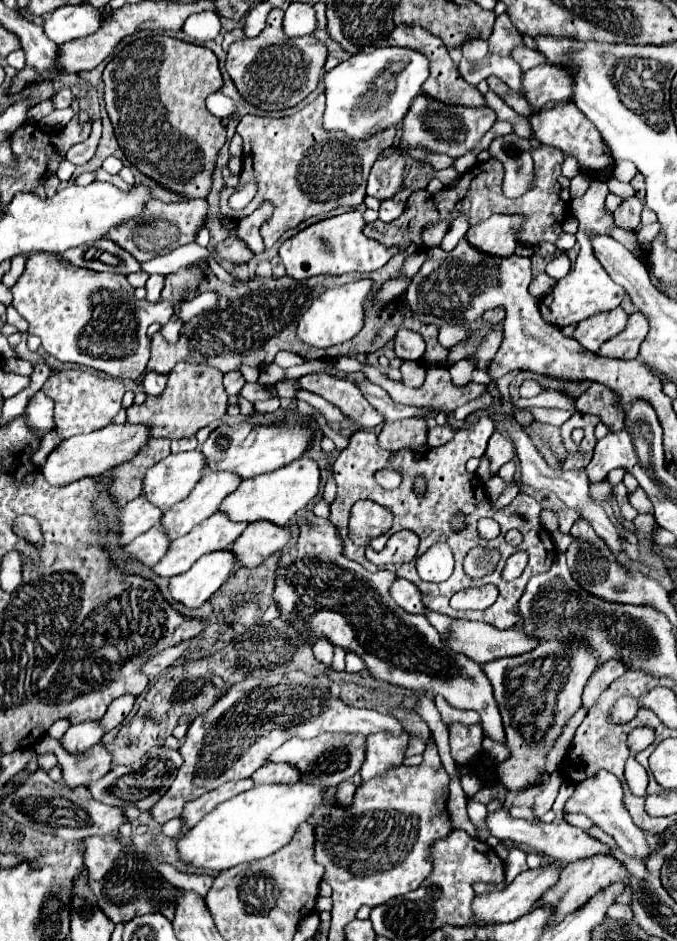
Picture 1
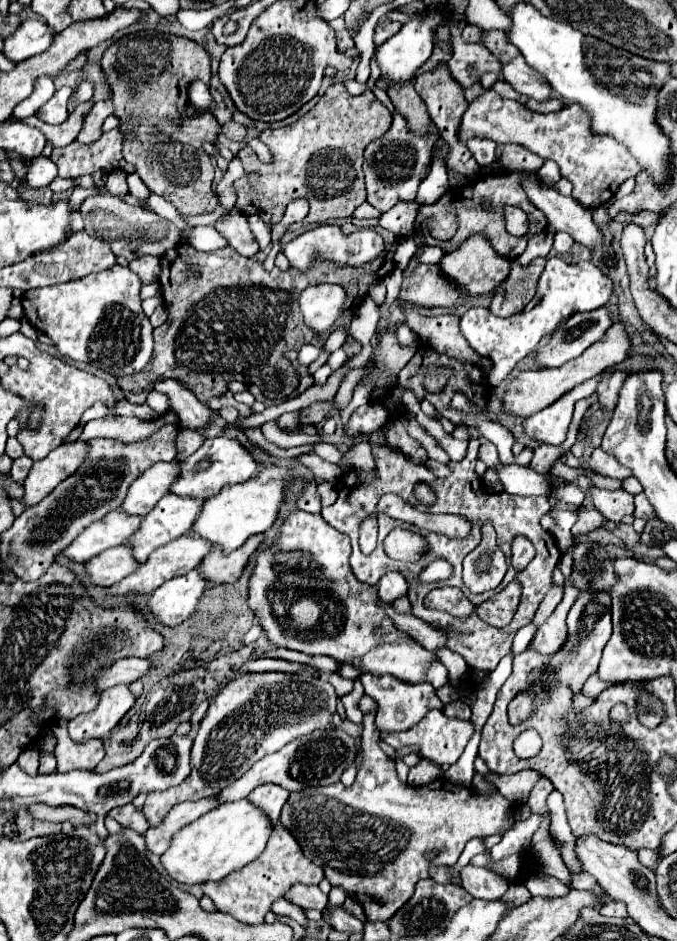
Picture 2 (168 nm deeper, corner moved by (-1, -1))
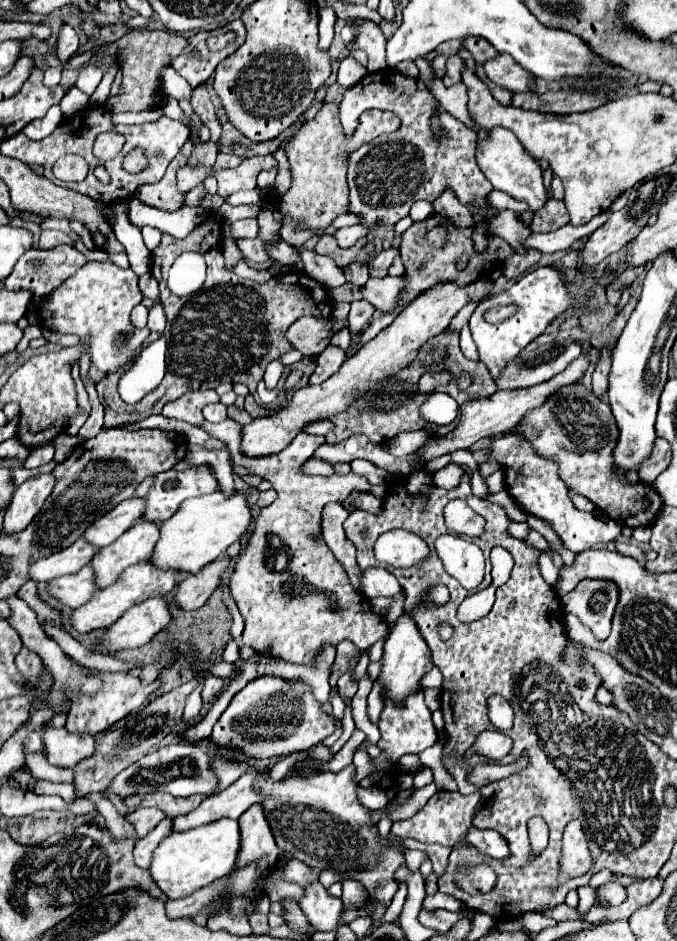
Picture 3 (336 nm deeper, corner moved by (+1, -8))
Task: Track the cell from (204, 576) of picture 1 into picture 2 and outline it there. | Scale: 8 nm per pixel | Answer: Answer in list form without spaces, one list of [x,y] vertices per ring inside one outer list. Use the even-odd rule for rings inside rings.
[[[192,569],[190,573],[174,577],[160,585],[154,591],[148,607],[158,617],[158,621],[162,621],[168,627],[174,627],[186,621],[196,611],[208,587],[210,581],[206,581],[206,577],[202,577],[198,569]]]

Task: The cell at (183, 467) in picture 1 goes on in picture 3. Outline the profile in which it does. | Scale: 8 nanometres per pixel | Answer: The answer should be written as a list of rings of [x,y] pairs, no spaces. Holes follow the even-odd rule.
[[[142,498],[124,500],[110,512],[106,512],[100,520],[94,520],[90,524],[90,528],[86,528],[82,538],[88,540],[90,544],[94,544],[96,548],[108,546],[118,536],[122,536],[122,532],[126,532],[134,522],[138,522],[142,518],[144,508],[146,508],[146,502]]]

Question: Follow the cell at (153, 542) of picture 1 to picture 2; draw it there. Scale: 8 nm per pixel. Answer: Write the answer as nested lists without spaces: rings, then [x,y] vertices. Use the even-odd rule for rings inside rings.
[[[120,545],[110,551],[104,551],[86,563],[86,571],[90,573],[92,581],[104,587],[118,583],[120,579],[124,579],[126,575],[134,573],[134,569],[140,567],[142,563],[134,559],[130,545]]]

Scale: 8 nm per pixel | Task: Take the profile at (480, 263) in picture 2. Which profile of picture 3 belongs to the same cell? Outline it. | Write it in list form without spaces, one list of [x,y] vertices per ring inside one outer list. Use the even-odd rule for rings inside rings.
[[[480,278],[474,284],[464,286],[464,288],[456,286],[454,282],[446,282],[446,284],[432,286],[428,292],[422,292],[404,312],[398,314],[398,318],[388,328],[384,328],[376,338],[372,338],[364,348],[360,348],[356,356],[348,358],[342,364],[342,368],[336,374],[332,374],[324,384],[304,386],[296,390],[292,400],[280,412],[272,416],[264,416],[264,418],[254,418],[250,424],[242,426],[240,452],[248,458],[278,454],[292,442],[292,438],[306,424],[346,410],[348,404],[356,400],[358,396],[362,396],[370,388],[372,382],[382,382],[390,374],[408,366],[416,358],[420,346],[426,344],[428,338],[438,336],[442,330],[446,330],[450,320],[460,312],[464,304],[486,298],[490,290],[492,290],[492,280]]]

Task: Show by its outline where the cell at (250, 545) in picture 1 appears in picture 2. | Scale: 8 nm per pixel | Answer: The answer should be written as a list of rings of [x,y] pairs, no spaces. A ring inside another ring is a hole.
[[[260,533],[260,535],[248,537],[246,543],[232,553],[224,553],[222,549],[214,549],[200,563],[202,575],[210,583],[234,583],[234,581],[238,581],[244,567],[248,565],[250,555],[260,547],[262,541],[264,541],[264,535]]]

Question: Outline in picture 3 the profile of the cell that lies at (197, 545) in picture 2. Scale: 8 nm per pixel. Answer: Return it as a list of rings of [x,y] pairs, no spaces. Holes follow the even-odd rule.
[[[142,562],[142,564],[136,564],[132,568],[126,568],[118,580],[102,590],[98,590],[88,604],[72,610],[70,614],[70,622],[72,622],[72,628],[80,634],[88,634],[92,630],[98,630],[98,628],[108,628],[112,622],[116,622],[128,608],[152,598],[152,596],[164,596],[168,592],[172,592],[176,588],[176,576],[178,572],[176,570],[160,570],[148,562]]]

